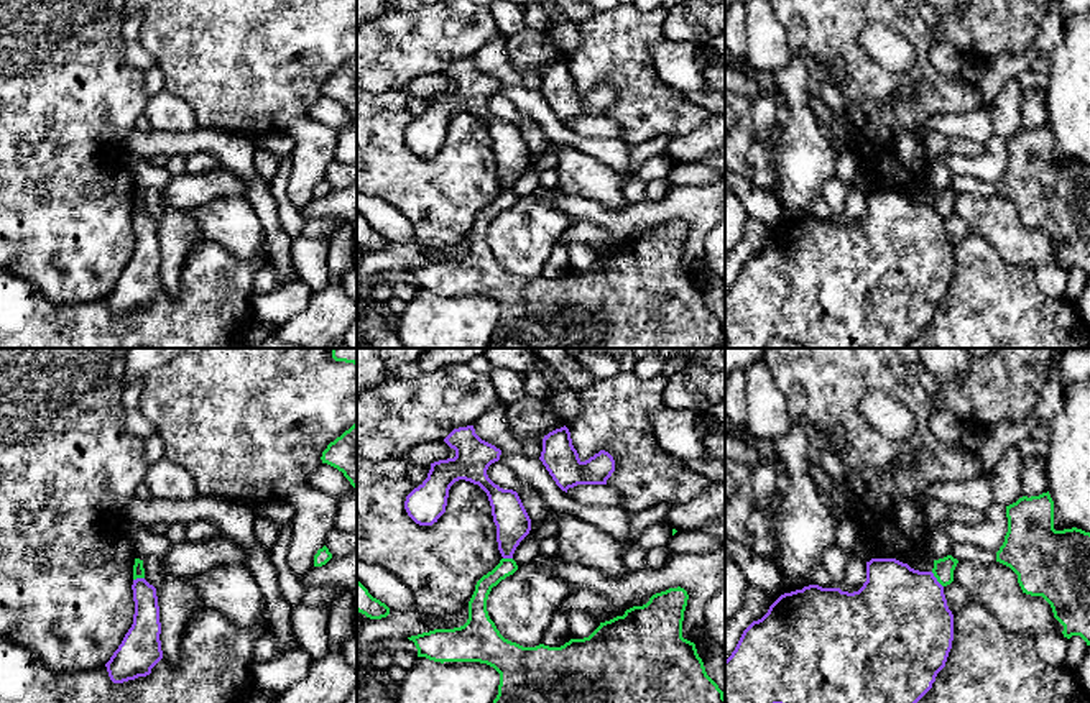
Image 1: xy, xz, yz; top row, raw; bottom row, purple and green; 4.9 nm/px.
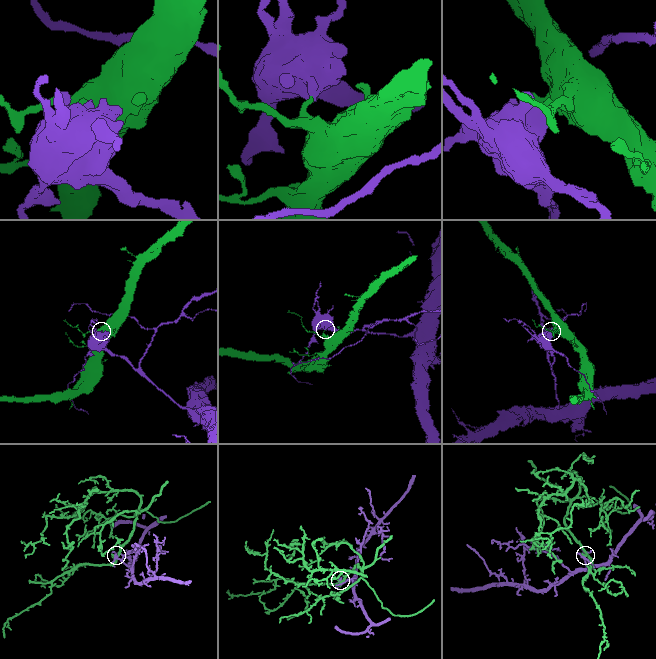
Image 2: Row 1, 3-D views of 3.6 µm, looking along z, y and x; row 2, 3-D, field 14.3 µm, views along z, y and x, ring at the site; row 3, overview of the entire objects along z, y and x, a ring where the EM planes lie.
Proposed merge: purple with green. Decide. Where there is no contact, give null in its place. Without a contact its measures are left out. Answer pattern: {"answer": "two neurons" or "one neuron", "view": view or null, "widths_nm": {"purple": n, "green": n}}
{"answer": "two neurons", "view": "yz", "widths_nm": {"purple": 480, "green": 100}}

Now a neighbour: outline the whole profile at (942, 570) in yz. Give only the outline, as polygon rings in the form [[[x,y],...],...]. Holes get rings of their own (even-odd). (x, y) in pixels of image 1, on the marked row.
[[[952,555],[934,560],[932,573],[942,586],[947,586],[954,581],[954,570],[957,563],[958,560],[954,558]]]

